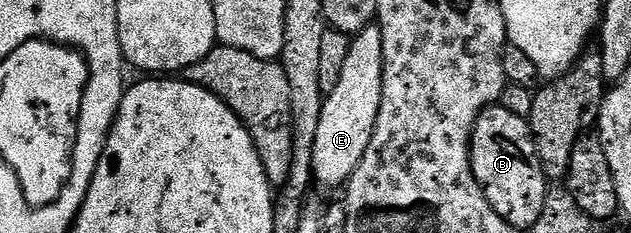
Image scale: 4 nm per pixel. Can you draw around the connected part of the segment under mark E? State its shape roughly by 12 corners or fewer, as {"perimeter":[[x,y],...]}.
{"perimeter":[[353,35],[320,112],[314,176],[350,181],[382,103],[384,40]]}

